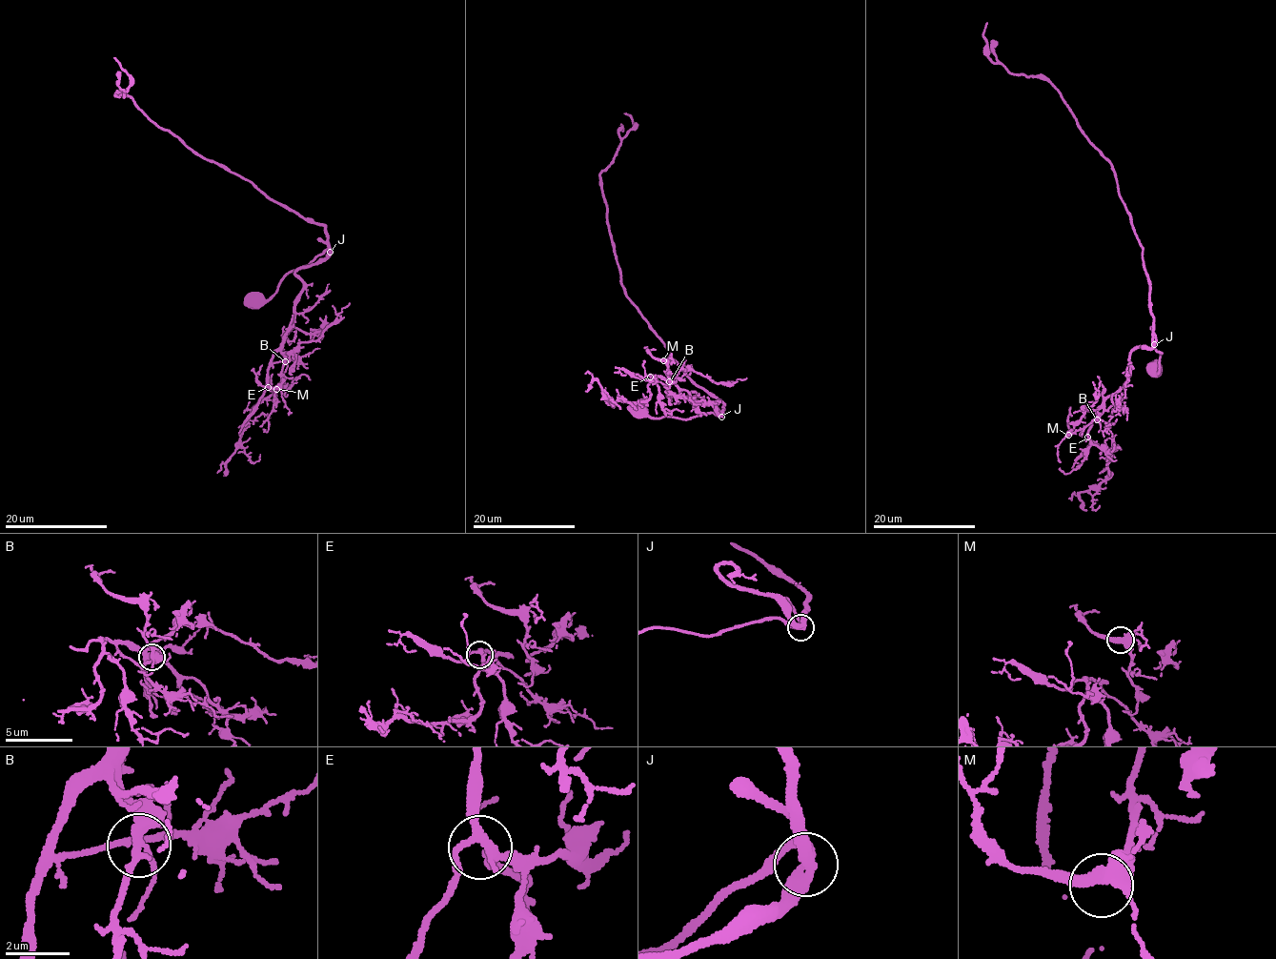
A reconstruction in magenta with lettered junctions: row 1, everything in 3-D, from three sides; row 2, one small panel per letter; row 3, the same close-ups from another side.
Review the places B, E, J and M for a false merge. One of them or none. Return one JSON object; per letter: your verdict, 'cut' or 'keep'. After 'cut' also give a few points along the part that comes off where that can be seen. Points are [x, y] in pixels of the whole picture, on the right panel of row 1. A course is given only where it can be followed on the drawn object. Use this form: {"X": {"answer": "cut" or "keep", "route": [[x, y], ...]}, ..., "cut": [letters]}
{"B": {"answer": "keep"}, "E": {"answer": "keep"}, "J": {"answer": "keep"}, "M": {"answer": "keep"}, "cut": []}

